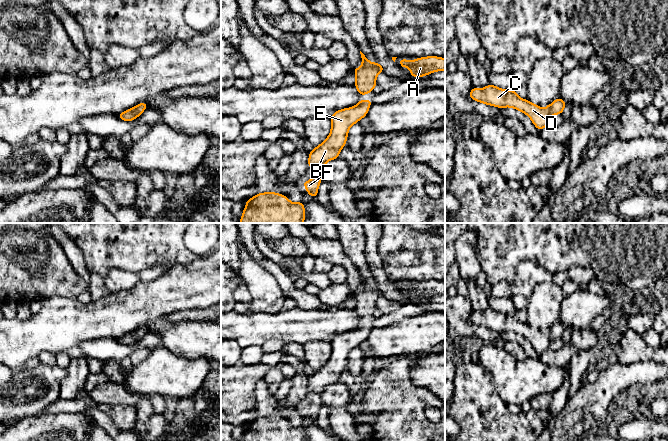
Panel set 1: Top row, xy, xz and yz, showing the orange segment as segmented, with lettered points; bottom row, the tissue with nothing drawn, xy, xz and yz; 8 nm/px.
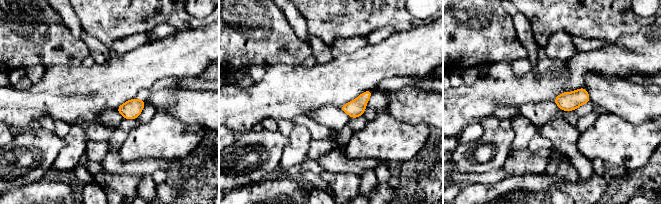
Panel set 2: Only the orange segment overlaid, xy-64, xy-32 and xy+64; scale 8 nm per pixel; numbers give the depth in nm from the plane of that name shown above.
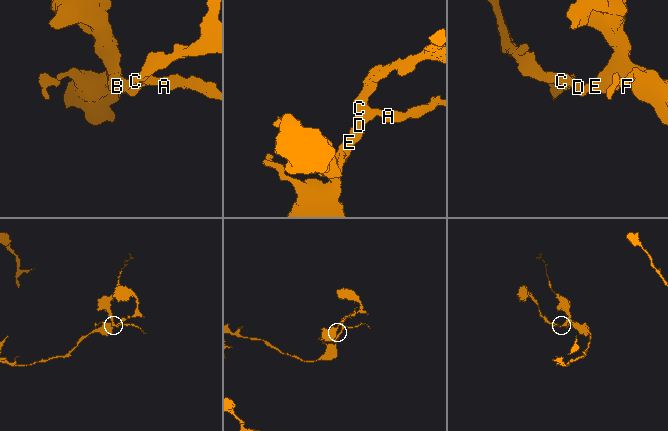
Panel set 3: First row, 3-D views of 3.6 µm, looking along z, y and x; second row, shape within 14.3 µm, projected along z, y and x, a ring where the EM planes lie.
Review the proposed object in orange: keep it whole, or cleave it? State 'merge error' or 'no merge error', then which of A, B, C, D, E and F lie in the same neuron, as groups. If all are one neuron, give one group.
no merge error; groups A B C D E F

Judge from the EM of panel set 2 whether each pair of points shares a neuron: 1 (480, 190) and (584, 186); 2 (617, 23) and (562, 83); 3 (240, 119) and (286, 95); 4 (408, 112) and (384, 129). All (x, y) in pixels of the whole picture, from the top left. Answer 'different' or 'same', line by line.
1: same
2: different
3: same
4: different

